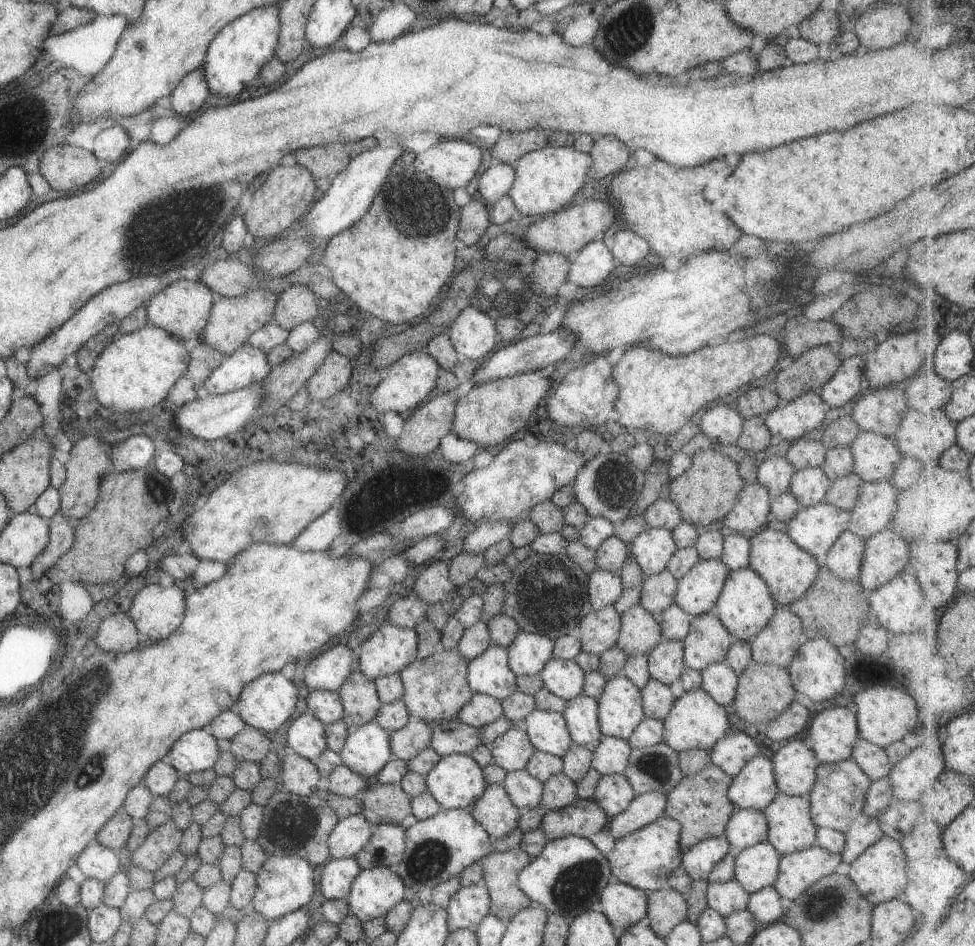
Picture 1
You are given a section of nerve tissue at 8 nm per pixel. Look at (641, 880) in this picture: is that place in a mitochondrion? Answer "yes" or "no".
no

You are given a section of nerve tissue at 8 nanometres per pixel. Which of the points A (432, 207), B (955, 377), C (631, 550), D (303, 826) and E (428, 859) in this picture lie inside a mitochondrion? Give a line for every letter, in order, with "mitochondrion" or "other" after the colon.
A: mitochondrion
B: other
C: other
D: mitochondrion
E: mitochondrion

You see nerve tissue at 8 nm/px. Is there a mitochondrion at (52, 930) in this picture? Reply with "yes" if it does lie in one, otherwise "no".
yes

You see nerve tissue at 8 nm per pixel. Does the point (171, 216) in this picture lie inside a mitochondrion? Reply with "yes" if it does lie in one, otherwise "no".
yes

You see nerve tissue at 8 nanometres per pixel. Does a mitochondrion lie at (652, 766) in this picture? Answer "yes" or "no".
yes

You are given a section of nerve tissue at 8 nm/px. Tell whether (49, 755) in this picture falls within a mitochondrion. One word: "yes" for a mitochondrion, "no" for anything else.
yes

